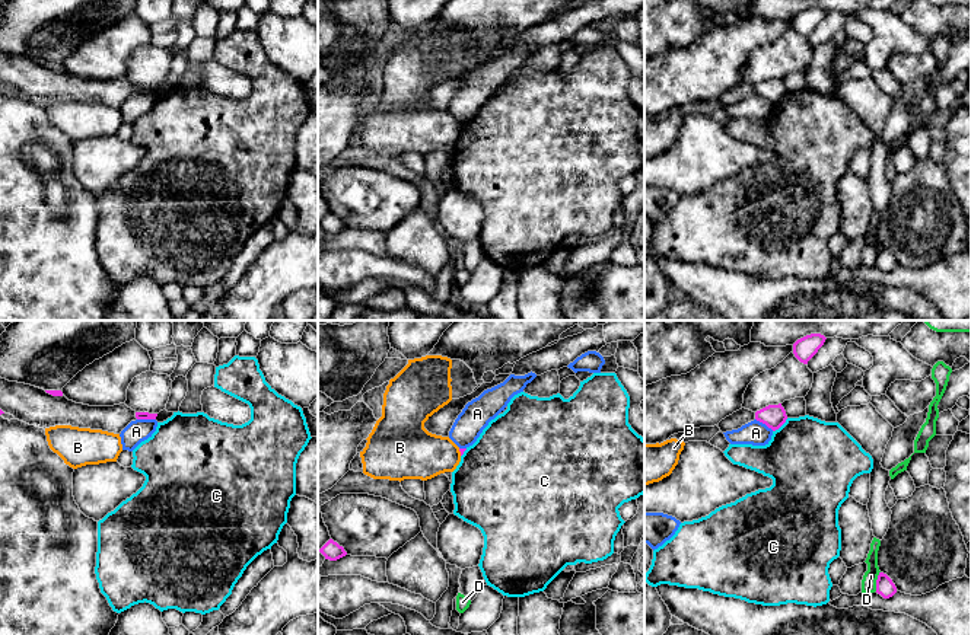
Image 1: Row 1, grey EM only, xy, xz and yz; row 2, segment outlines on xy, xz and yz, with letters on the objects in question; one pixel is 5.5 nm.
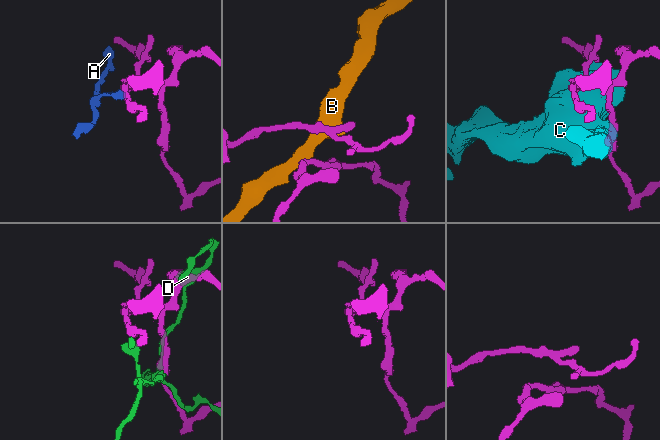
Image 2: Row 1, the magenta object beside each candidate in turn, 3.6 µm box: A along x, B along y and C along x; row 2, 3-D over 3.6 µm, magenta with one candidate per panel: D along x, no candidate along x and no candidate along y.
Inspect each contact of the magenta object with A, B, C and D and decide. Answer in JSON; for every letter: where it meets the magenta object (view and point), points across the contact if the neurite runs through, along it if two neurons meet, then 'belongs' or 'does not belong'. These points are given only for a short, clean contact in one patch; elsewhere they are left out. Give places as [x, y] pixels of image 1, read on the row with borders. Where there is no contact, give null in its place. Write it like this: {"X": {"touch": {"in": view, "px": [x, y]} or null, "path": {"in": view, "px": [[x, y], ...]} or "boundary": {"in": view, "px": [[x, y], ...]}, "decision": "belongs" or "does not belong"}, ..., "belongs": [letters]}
{"A": {"touch": {"in": "xy", "px": [146, 418]}, "boundary": {"in": "xy", "px": [[137, 418], [155, 420]]}, "decision": "does not belong"}, "B": {"touch": {"in": "xz", "px": [459, 450]}, "decision": "does not belong"}, "C": {"touch": {"in": "yz", "px": [780, 426]}, "decision": "does not belong"}, "D": {"touch": {"in": "yz", "px": [876, 581]}, "decision": "does not belong"}, "belongs": []}

